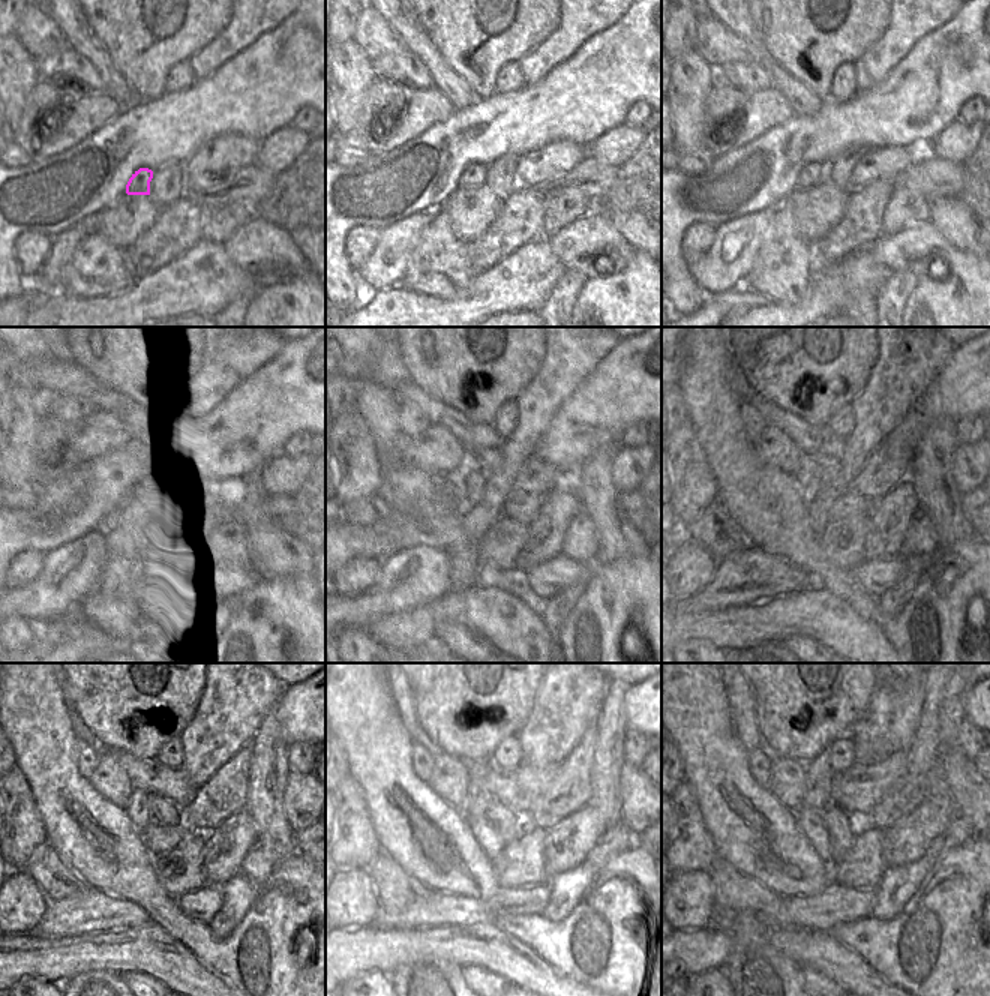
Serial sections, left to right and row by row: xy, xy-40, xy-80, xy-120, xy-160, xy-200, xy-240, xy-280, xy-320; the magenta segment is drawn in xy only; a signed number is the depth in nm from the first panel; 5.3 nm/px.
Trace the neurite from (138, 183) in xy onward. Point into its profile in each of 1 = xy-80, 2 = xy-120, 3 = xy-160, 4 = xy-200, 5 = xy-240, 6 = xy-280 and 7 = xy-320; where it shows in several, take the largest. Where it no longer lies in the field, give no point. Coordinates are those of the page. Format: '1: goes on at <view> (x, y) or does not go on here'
1: goes on at xy-80 (813, 173)
2: goes on at xy-120 (138, 506)
3: goes on at xy-160 (473, 485)
4: goes on at xy-200 (807, 474)
5: goes on at xy-240 (138, 806)
6: goes on at xy-280 (479, 797)
7: goes on at xy-320 (818, 794)

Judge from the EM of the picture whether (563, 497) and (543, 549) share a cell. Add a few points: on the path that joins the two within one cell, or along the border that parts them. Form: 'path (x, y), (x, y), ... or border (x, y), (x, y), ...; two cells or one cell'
path (557, 510), (554, 515), (554, 530), (549, 536); one cell

